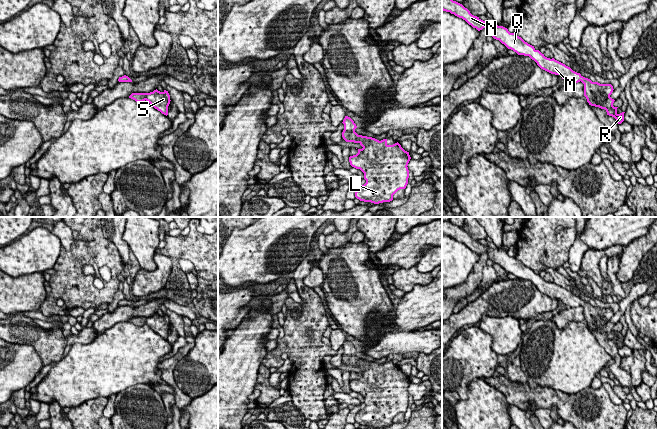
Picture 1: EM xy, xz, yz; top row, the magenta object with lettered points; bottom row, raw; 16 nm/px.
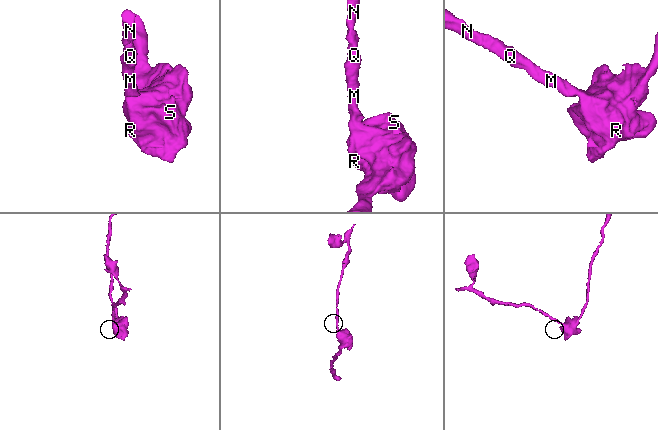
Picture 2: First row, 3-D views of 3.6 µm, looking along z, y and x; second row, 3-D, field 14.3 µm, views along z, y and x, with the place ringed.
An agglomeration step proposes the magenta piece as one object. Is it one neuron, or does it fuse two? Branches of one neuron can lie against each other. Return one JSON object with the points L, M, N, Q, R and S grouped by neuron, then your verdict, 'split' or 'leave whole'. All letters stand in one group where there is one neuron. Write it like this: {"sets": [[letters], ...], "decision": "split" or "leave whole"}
{"sets": [["L", "M", "N", "Q", "R", "S"]], "decision": "leave whole"}

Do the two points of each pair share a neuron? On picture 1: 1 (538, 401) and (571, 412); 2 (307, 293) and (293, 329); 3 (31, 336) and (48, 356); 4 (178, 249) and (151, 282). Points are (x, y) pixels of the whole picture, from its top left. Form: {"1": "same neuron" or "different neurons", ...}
{"1": "same neuron", "2": "same neuron", "3": "same neuron", "4": "different neurons"}

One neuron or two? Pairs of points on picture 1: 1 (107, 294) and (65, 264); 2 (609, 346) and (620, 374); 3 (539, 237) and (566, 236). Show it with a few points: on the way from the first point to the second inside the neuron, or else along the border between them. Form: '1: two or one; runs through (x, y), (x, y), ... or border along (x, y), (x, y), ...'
1: one; runs through (96, 294), (93, 294), (74, 275)
2: one; runs through (613, 353), (616, 357), (616, 367)
3: one; runs through (546, 237), (559, 237)

